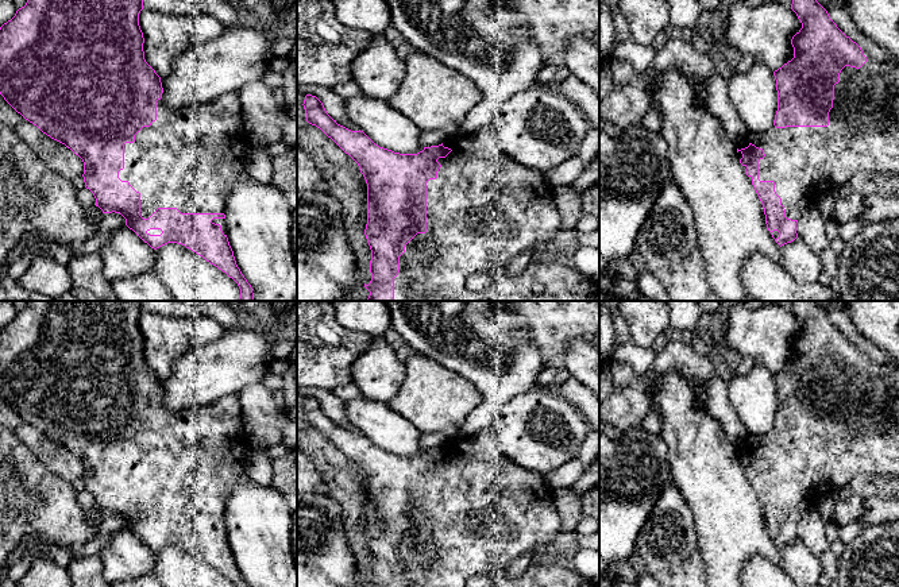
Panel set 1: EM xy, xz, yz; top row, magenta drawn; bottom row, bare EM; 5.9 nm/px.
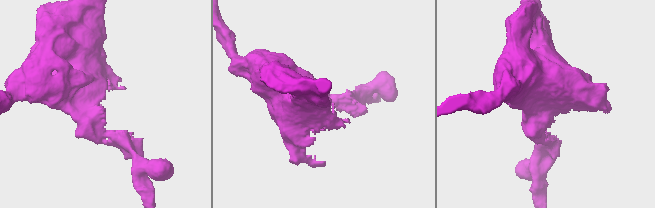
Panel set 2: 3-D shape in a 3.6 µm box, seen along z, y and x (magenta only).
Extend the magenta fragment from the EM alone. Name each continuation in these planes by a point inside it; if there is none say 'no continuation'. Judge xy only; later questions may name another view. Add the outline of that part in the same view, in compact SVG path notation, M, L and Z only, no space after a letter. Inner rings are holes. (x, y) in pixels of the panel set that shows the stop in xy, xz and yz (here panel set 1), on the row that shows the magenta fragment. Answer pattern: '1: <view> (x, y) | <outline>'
1: xy (189, 158) | M236 92L180 109L158 100L157 120L143 127L134 143L124 144L124 169L119 178L140 193L143 219L158 208L177 208L181 213L225 213L227 196L243 178L250 151L250 134Z

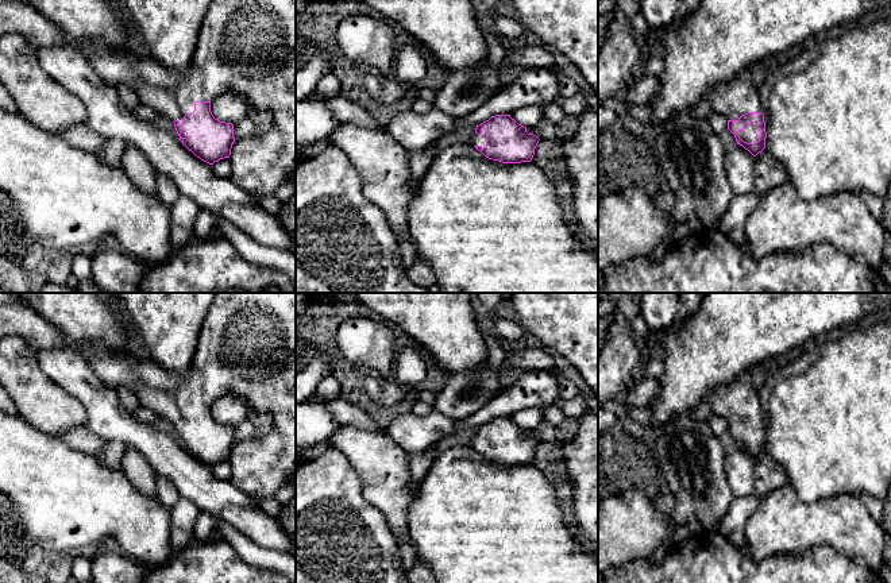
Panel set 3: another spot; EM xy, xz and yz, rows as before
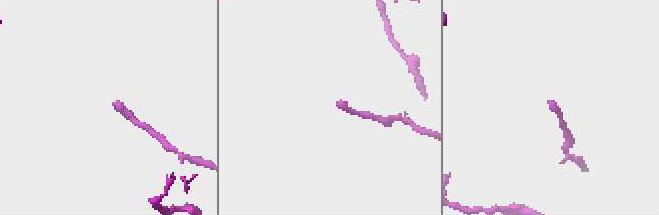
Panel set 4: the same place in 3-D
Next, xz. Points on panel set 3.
1: xz (478, 139) | M482 128L481 135L478 135L478 134L474 135L471 144L486 147L486 130L485 128Z

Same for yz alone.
1: yz (748, 135) | M751 123L747 126L744 131L738 131L737 135L747 143L756 143L760 139L756 135L757 131L759 131L757 126L755 123Z

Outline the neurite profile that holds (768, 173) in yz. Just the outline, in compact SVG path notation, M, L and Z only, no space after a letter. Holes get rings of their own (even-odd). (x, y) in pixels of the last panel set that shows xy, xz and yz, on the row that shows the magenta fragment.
M764 148L755 157L755 184L752 193L763 196L788 179L779 161Z

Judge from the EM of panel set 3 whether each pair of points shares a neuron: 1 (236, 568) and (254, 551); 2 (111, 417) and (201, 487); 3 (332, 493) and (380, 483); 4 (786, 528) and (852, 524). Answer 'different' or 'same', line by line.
1: different
2: same
3: different
4: same

